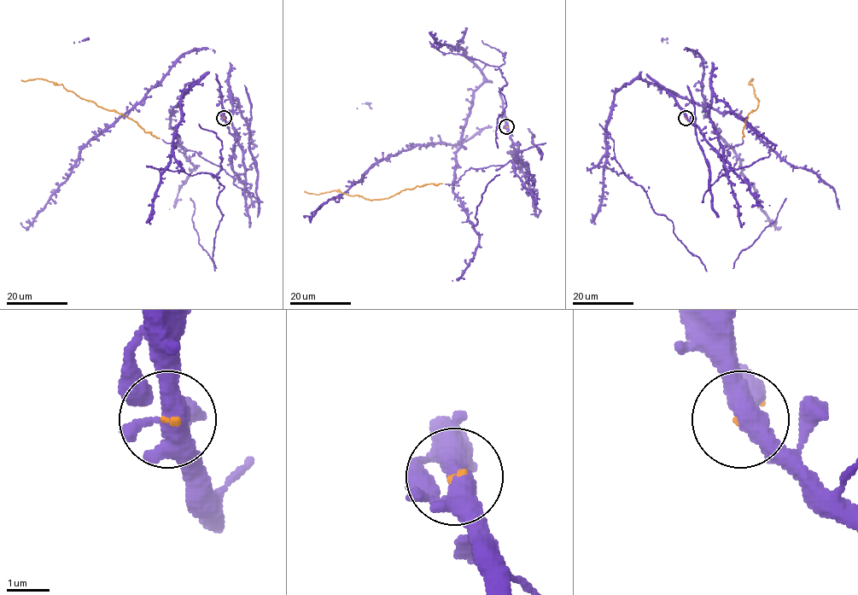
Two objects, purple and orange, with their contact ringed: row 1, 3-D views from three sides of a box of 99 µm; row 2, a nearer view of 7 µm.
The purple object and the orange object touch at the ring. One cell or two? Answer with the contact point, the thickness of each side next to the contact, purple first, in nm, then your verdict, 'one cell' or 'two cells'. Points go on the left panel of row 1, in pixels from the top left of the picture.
place (224, 118); calibres 380 and 60 nm; one cell

